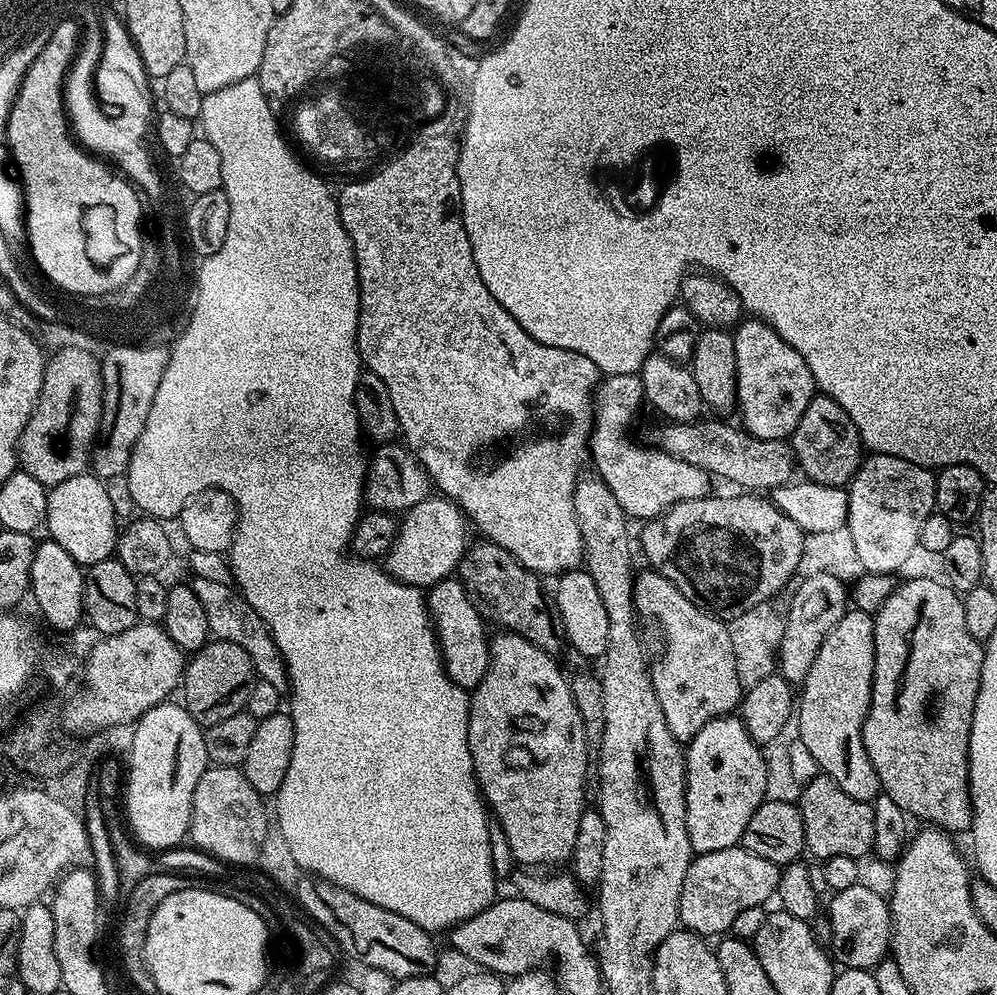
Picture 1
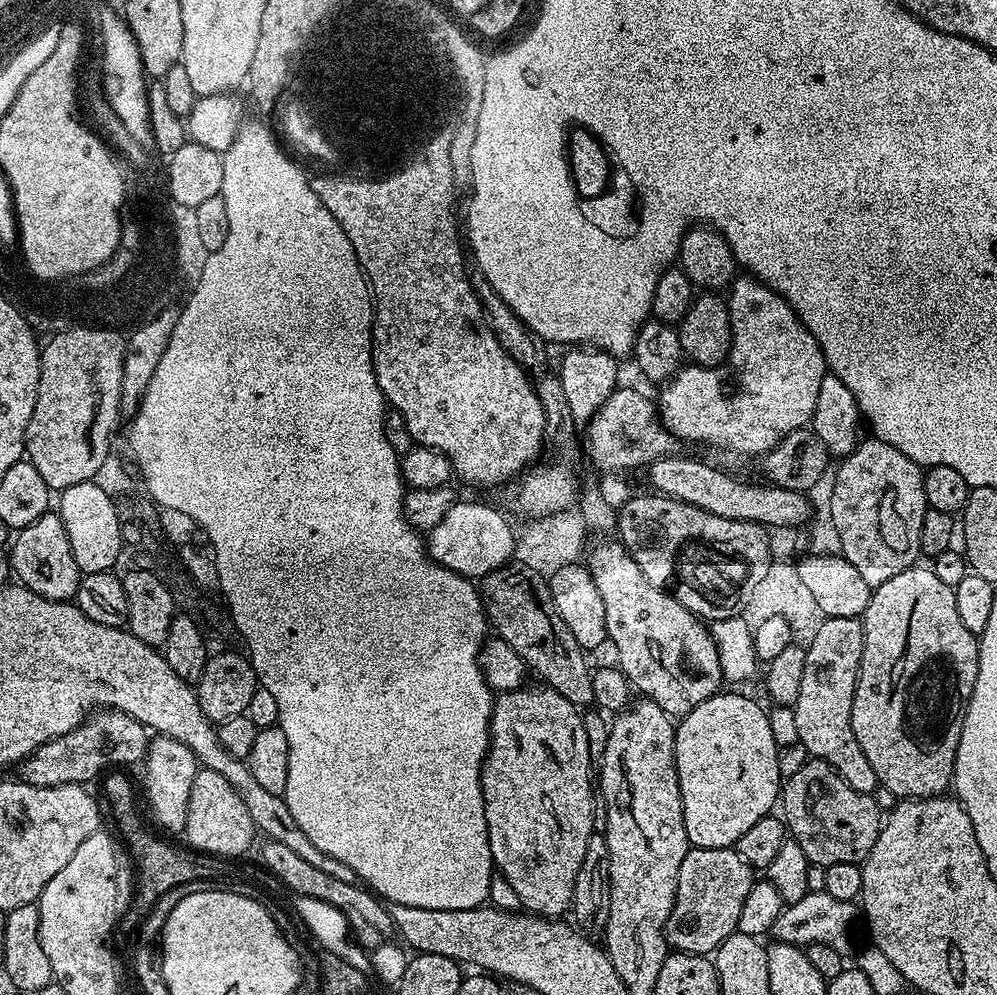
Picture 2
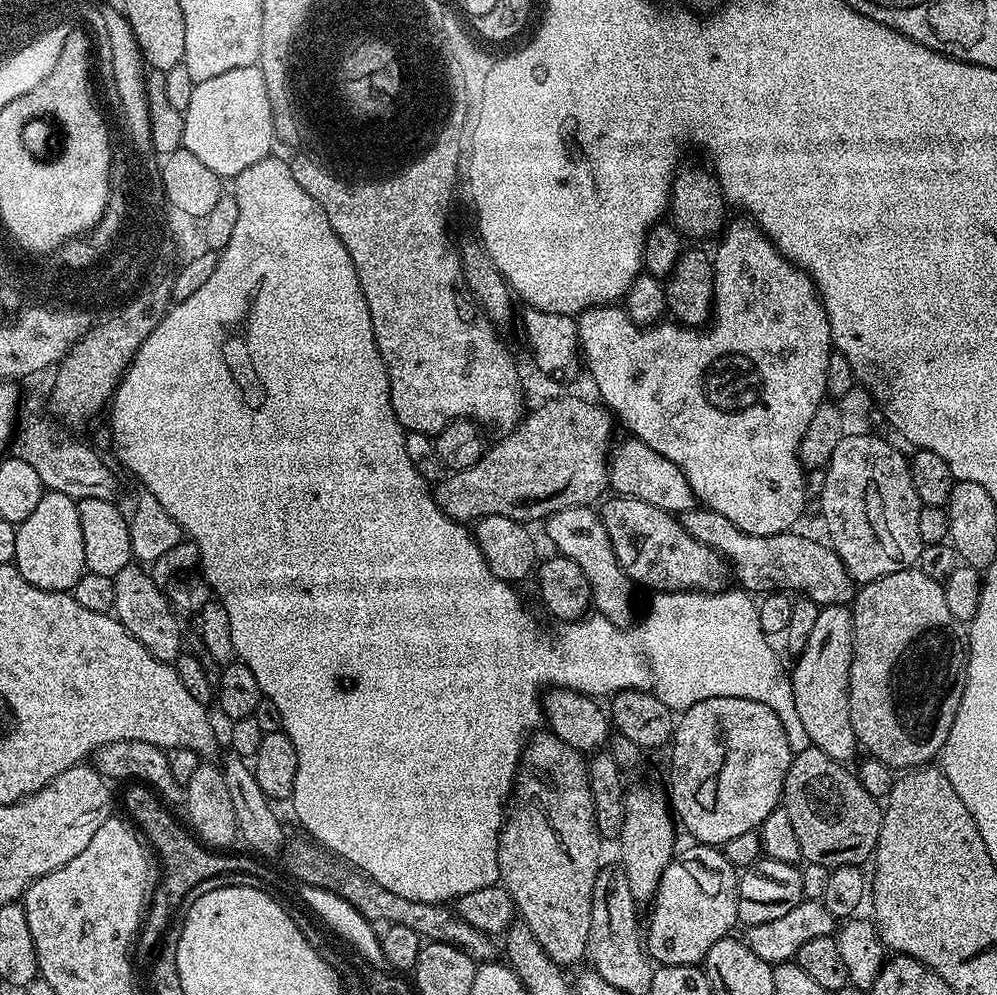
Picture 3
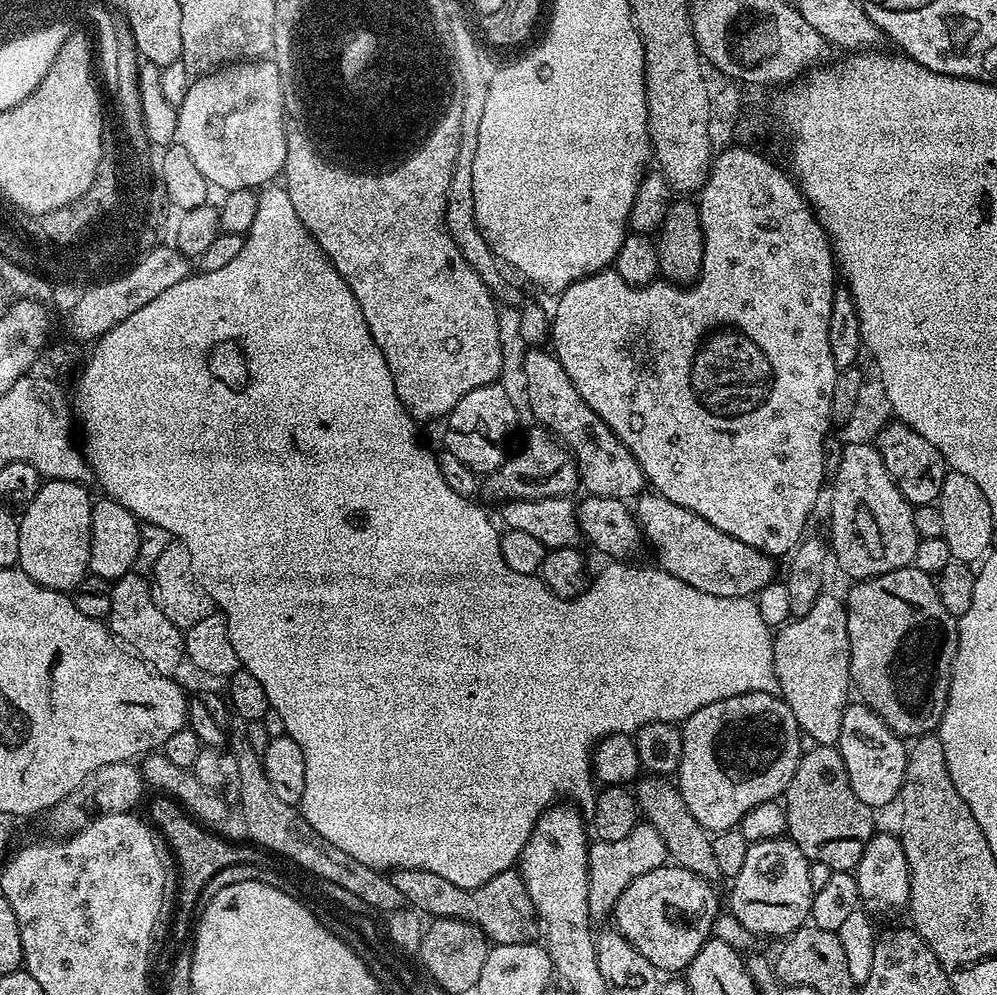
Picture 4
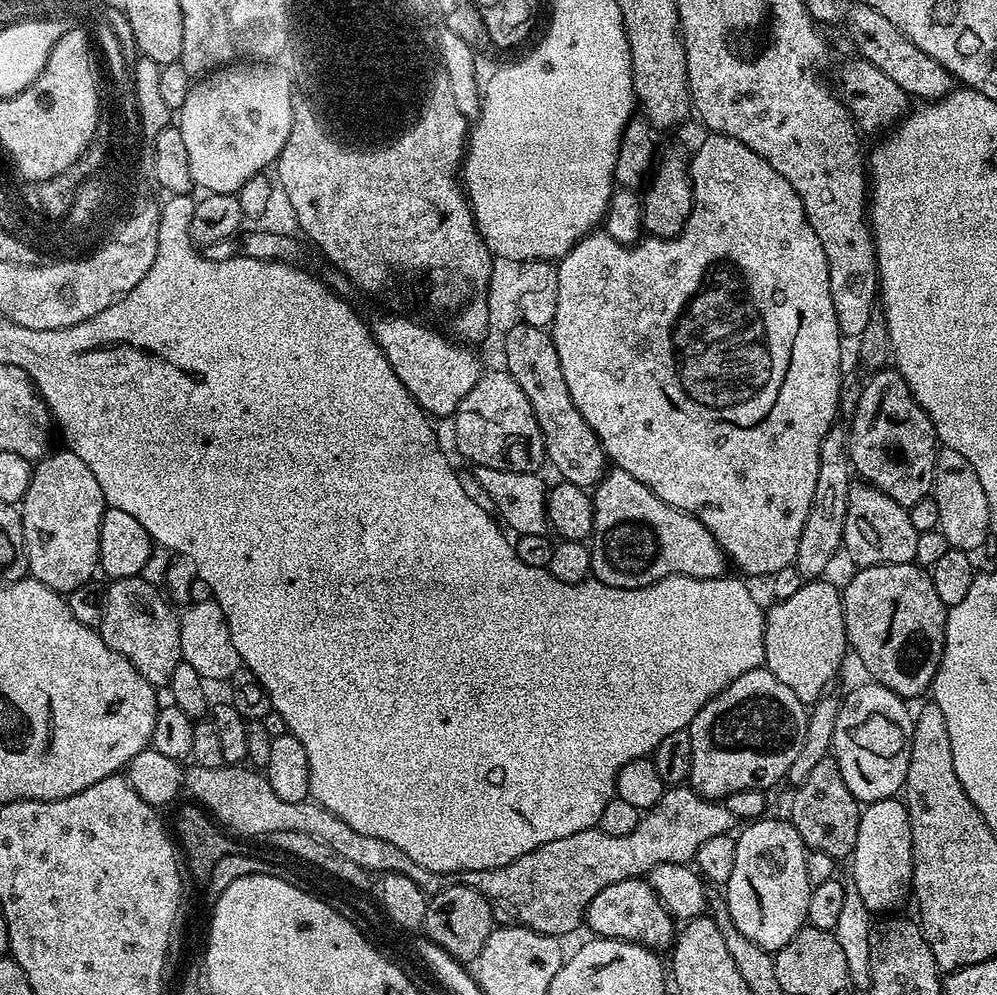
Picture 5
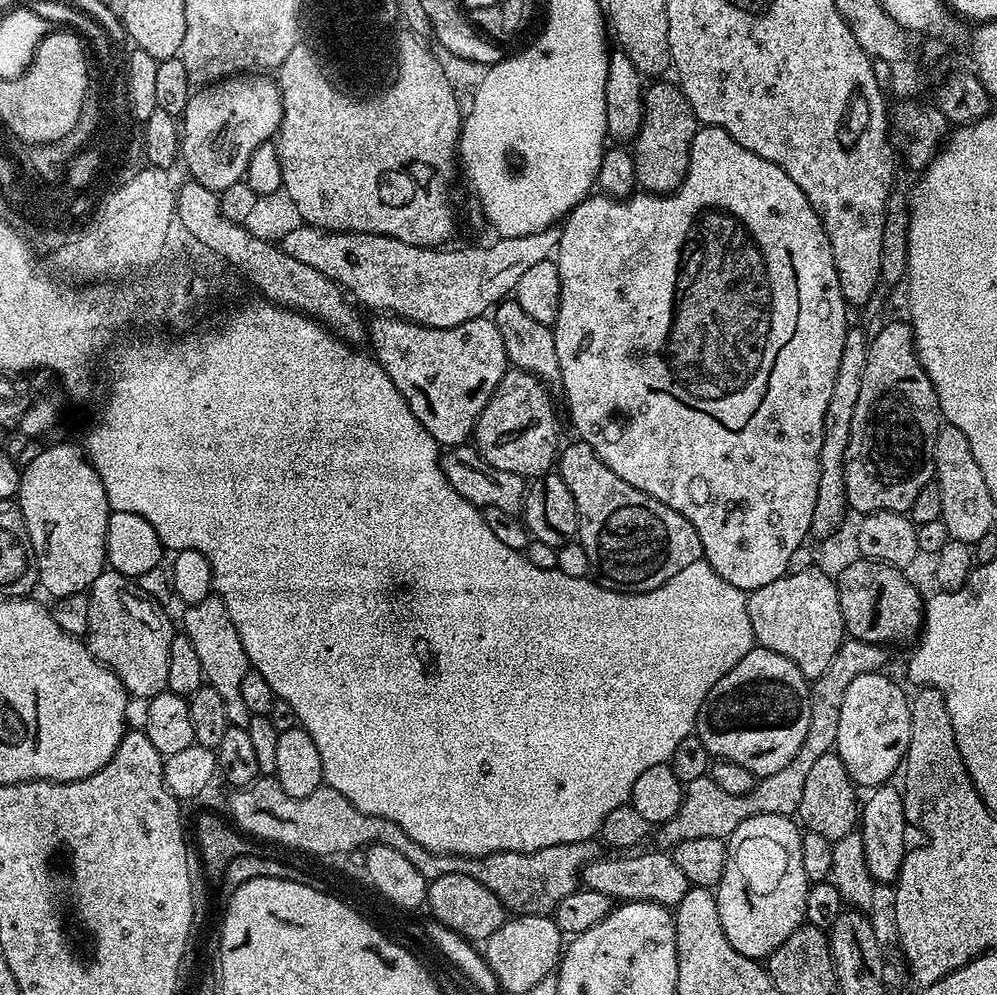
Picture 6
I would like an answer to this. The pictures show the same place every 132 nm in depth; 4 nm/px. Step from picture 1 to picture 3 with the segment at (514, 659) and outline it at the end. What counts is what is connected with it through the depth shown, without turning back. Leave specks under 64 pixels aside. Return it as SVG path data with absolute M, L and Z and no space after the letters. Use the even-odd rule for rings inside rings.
M536 734L529 739L520 758L510 807L498 838L499 883L516 904L519 919L538 938L538 946L555 964L567 966L585 959L590 938L590 910L594 894L594 878L602 867L602 837L594 818L594 802L590 794L588 766L578 750L566 746L551 734Z

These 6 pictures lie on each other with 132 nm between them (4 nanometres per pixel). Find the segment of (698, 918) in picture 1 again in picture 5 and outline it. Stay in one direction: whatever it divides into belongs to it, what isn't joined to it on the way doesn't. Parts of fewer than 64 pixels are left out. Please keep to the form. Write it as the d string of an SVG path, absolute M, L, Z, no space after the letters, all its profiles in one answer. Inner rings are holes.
M644 878L614 882L614 886L606 886L606 890L598 890L598 894L594 894L594 902L590 902L586 913L586 928L592 931L589 933L605 940L628 940L632 944L643 944L645 948L653 950L671 949L674 943L672 924L674 924L673 915L667 911L649 881Z

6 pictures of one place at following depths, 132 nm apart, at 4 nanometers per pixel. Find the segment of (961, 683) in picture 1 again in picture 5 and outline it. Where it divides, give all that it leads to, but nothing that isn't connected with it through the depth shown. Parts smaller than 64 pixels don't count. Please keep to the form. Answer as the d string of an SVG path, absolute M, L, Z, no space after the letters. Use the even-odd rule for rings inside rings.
M915 562L860 568L849 578L848 585L843 585L842 595L848 646L853 653L856 651L861 666L872 675L869 677L903 698L920 696L923 692L925 695L931 689L934 674L942 662L948 617L948 609L942 598L938 598L938 590L934 590L931 575Z

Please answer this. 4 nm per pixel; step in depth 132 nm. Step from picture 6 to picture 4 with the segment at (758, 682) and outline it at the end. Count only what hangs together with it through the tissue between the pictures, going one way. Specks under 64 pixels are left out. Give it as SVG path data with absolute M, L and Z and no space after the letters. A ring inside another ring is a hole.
M751 692L750 694L738 694L734 698L722 698L718 702L710 702L710 706L702 706L691 718L683 721L682 724L682 762L678 773L678 787L690 814L709 832L715 834L725 832L727 828L735 828L740 820L754 806L762 806L762 802L770 802L783 797L785 790L788 789L790 778L794 778L794 770L798 770L798 762L802 755L800 737L802 733L798 726L798 718L794 718L794 710L779 695L771 692Z

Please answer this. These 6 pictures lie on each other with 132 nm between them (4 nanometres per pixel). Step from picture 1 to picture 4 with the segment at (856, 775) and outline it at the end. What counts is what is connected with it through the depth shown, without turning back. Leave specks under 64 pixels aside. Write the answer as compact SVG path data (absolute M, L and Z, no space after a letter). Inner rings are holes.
M822 594L806 610L806 614L789 619L775 633L774 674L780 683L779 695L794 710L803 735L811 738L813 745L839 742L843 712L850 703L850 634L846 626L848 610L843 599Z

